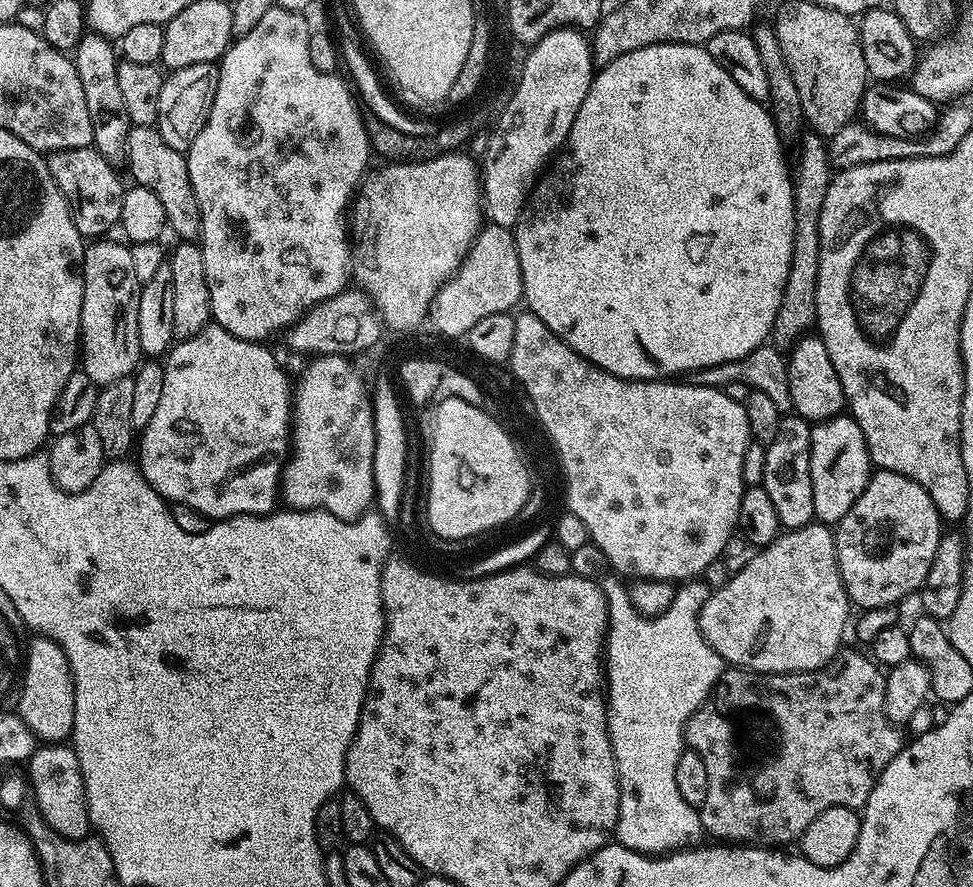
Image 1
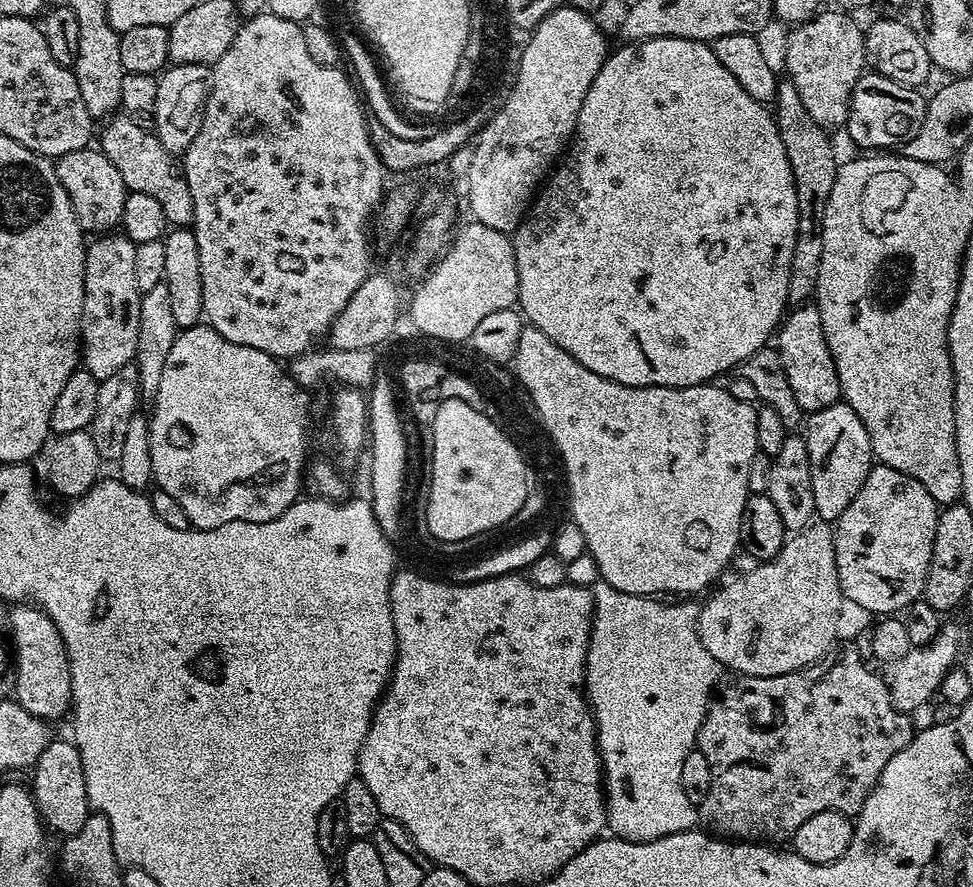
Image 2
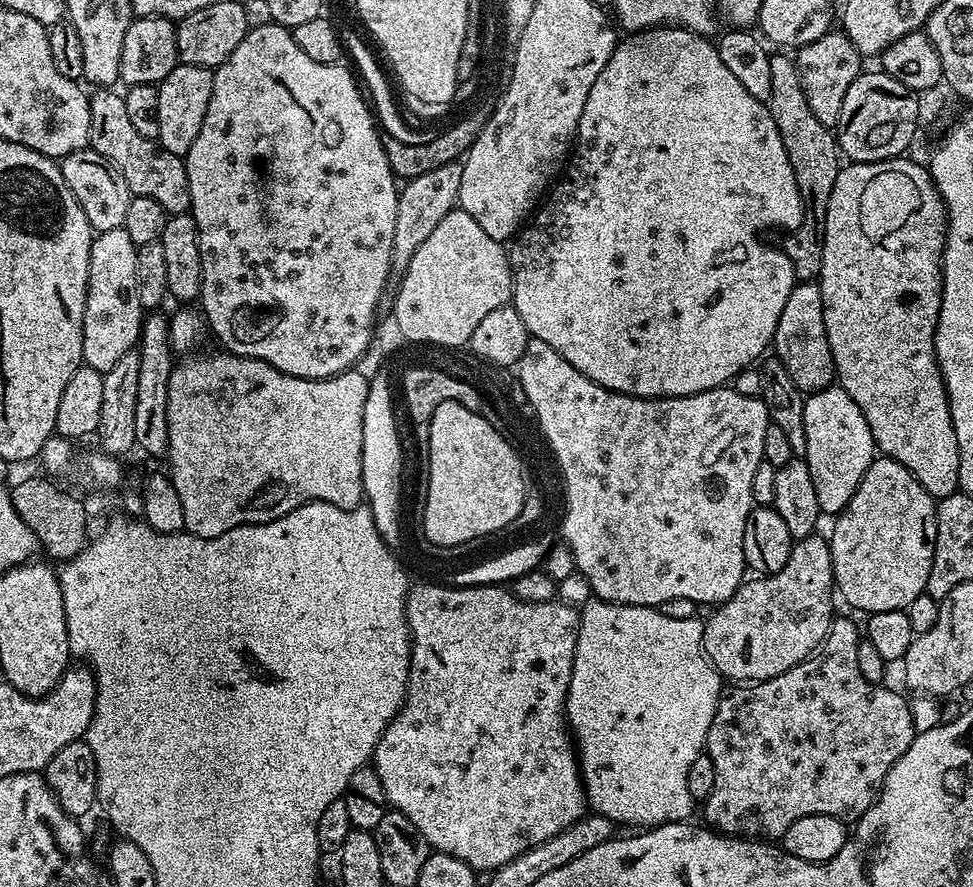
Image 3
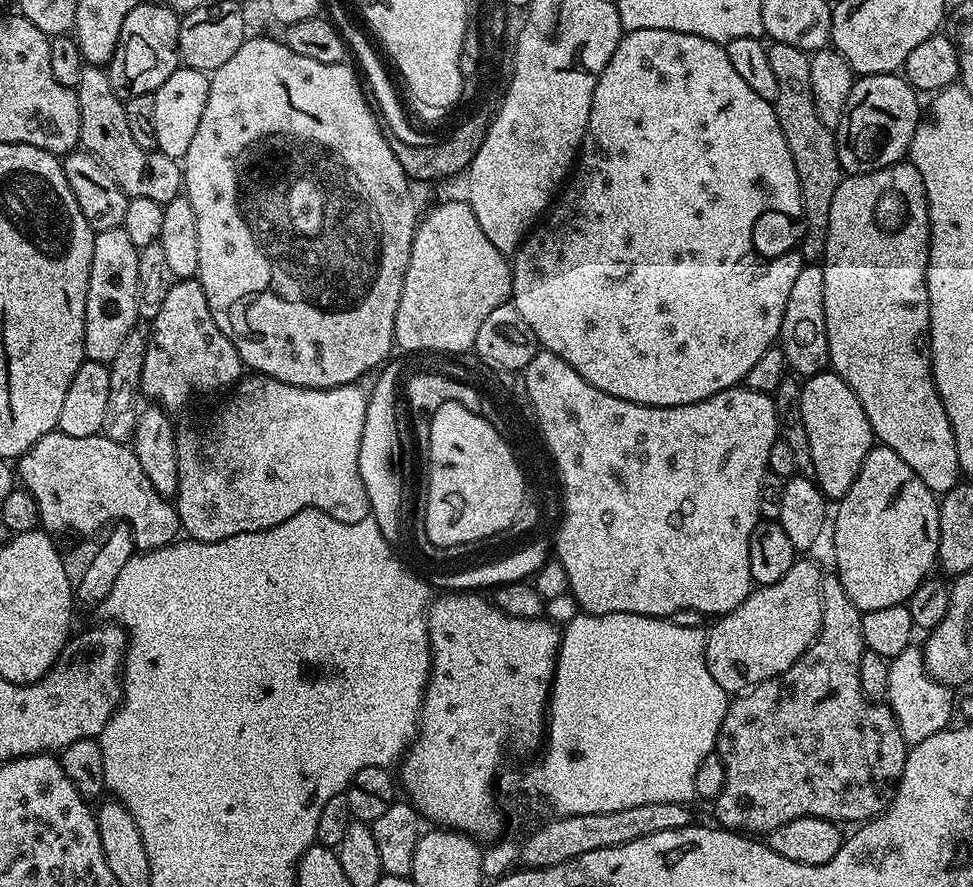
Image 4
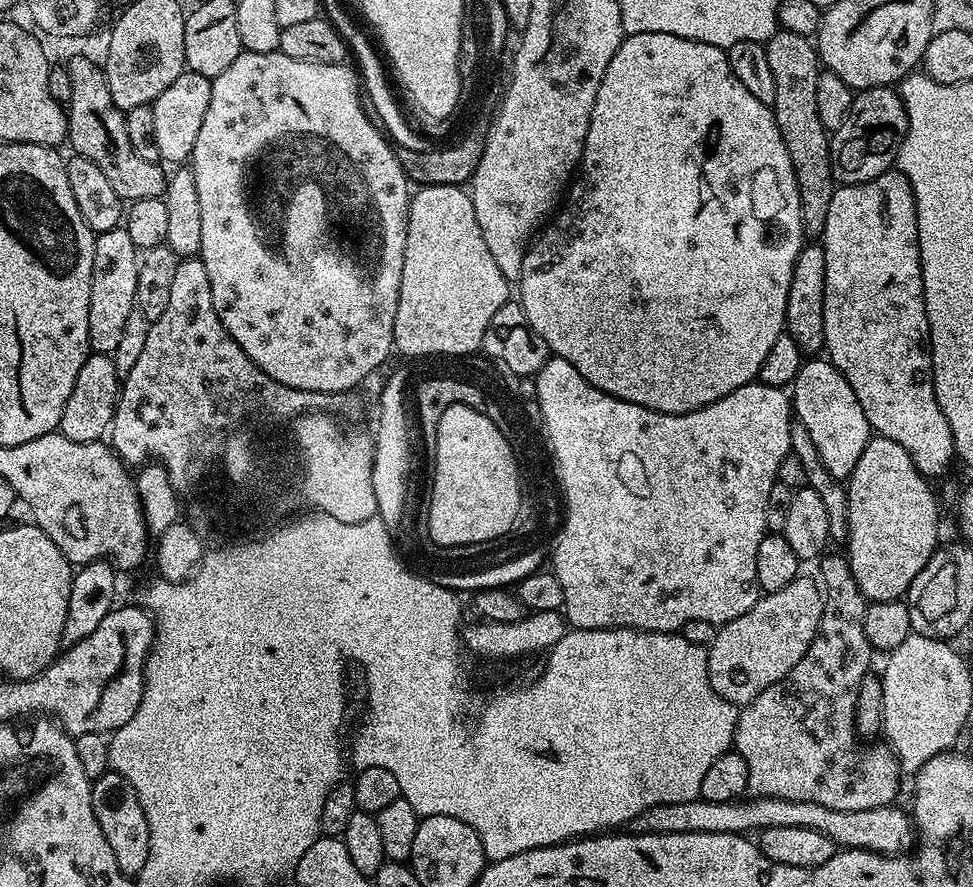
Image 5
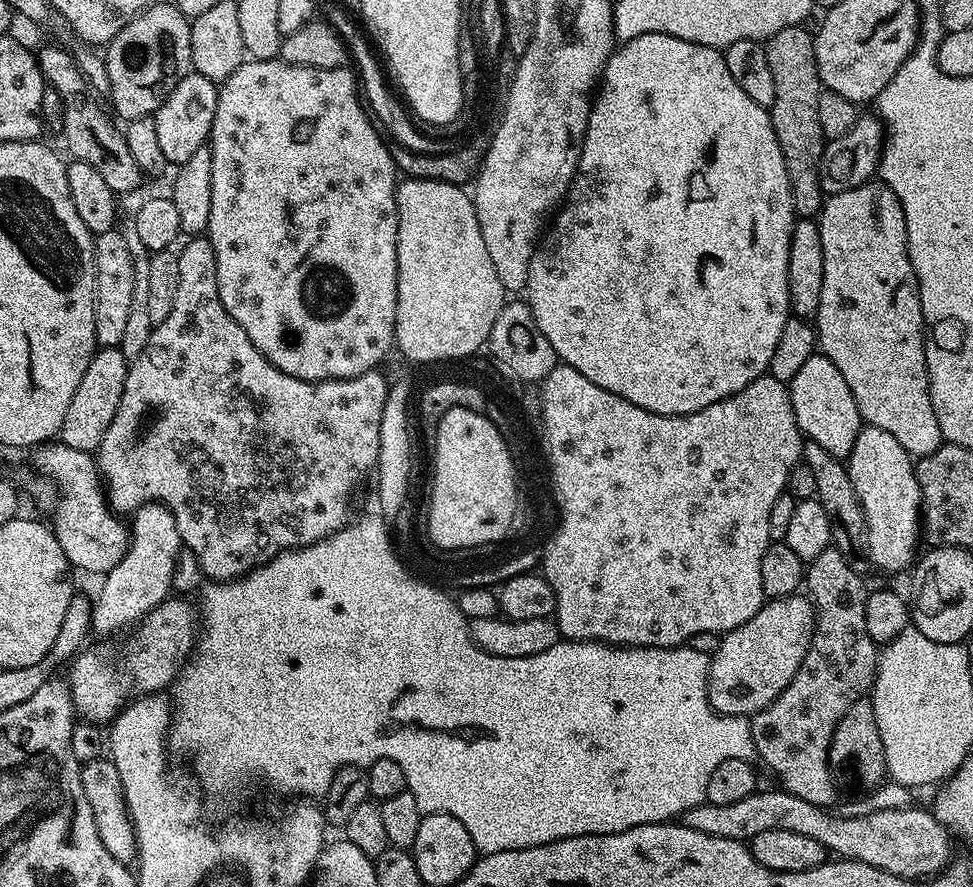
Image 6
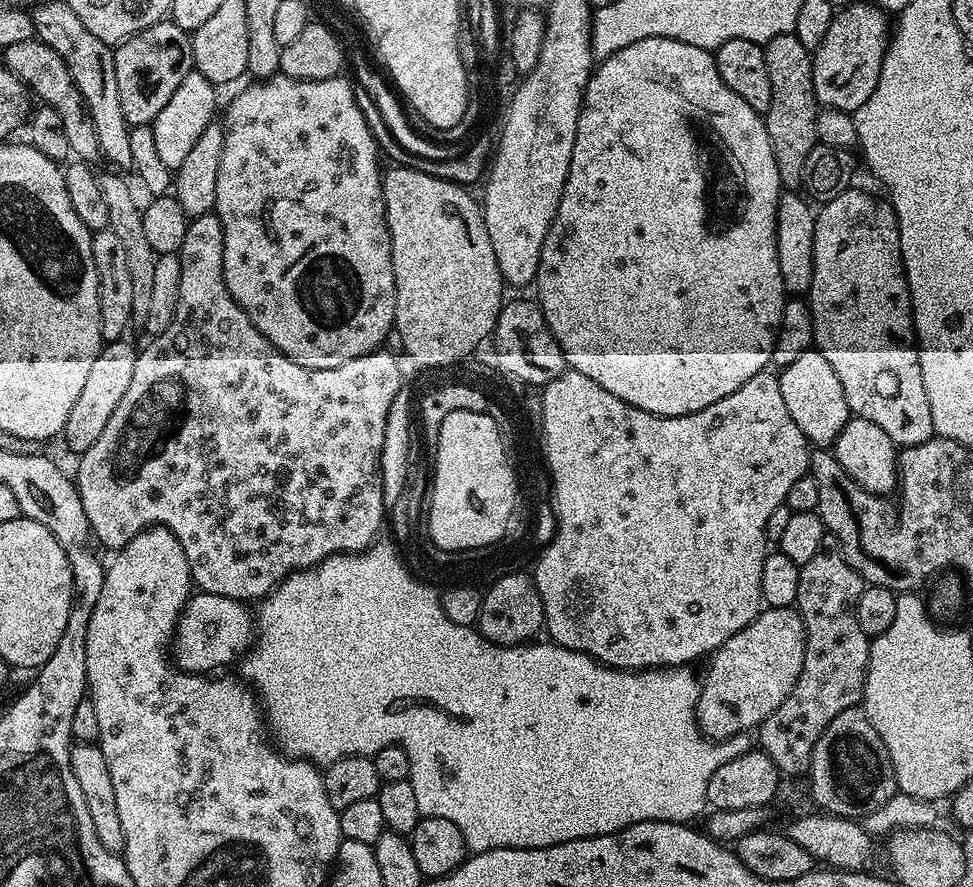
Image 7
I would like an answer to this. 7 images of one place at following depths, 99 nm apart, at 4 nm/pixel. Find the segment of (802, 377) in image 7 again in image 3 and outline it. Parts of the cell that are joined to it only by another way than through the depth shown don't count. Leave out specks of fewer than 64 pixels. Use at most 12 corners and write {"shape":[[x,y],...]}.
{"shape":[[833,386],[805,399],[821,513],[854,498],[878,449],[858,402]]}

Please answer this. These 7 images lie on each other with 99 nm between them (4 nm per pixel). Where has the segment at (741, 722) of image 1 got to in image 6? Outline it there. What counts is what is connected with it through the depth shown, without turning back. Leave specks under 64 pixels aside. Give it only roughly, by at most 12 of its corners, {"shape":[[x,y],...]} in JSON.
{"shape":[[807,565],[816,609],[790,686],[751,717],[779,787],[832,806],[832,735],[871,689],[863,578]]}

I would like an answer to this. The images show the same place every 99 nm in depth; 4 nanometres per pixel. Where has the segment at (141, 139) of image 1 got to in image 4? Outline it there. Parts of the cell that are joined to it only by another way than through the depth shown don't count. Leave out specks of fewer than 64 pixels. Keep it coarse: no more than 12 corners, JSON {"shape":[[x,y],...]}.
{"shape":[[80,69],[79,147],[129,198],[182,192],[173,157],[130,135],[107,71]]}

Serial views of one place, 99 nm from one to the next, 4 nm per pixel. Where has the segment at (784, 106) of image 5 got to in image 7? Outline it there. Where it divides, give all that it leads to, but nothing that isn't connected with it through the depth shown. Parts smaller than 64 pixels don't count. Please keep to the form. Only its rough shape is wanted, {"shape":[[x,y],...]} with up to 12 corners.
{"shape":[[796,33],[763,45],[764,124],[781,185],[817,146],[813,53]]}

